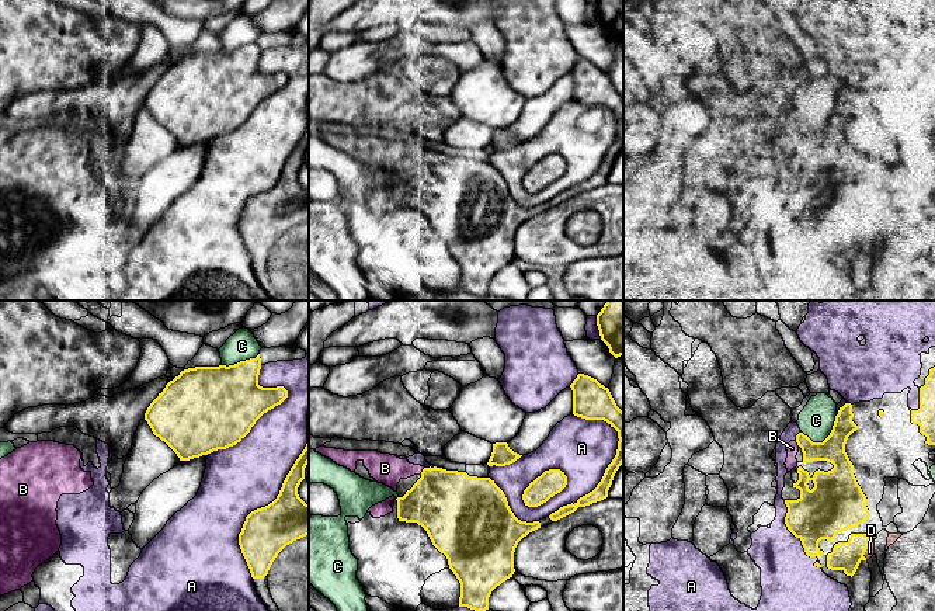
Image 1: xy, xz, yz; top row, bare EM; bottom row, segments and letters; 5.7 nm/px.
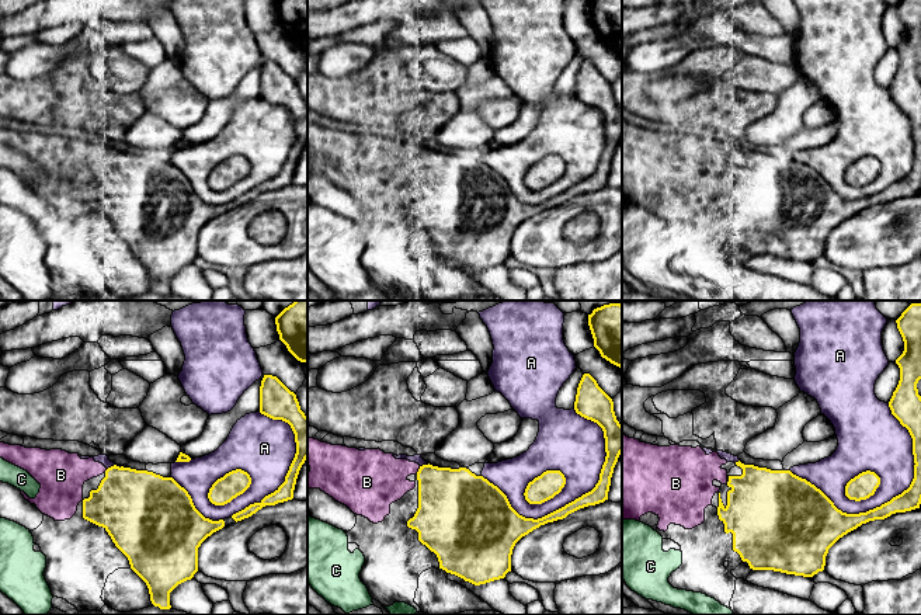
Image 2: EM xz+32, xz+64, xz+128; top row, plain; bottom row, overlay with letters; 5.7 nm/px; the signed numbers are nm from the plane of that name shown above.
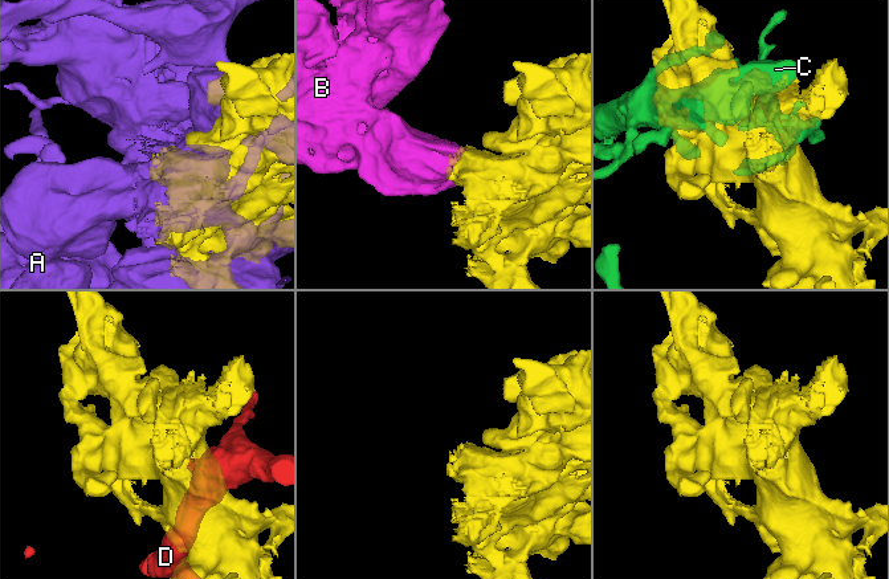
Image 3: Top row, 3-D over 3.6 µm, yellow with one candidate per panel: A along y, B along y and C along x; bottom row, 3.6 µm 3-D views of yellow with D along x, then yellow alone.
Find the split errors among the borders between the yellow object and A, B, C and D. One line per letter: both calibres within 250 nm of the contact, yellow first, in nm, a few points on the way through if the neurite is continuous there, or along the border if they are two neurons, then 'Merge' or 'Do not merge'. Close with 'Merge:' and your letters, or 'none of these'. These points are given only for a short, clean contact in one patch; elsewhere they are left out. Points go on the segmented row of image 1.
A: Thickness 280 nm (yellow) against 380 nm. Do not merge
B: Thickness 400 nm (yellow) against 170 nm. Merge
C: Thickness 160 nm (yellow) against 200 nm. Do not merge
D: Thickness 160 nm (yellow) against 50 nm. Do not merge
Merge: B

